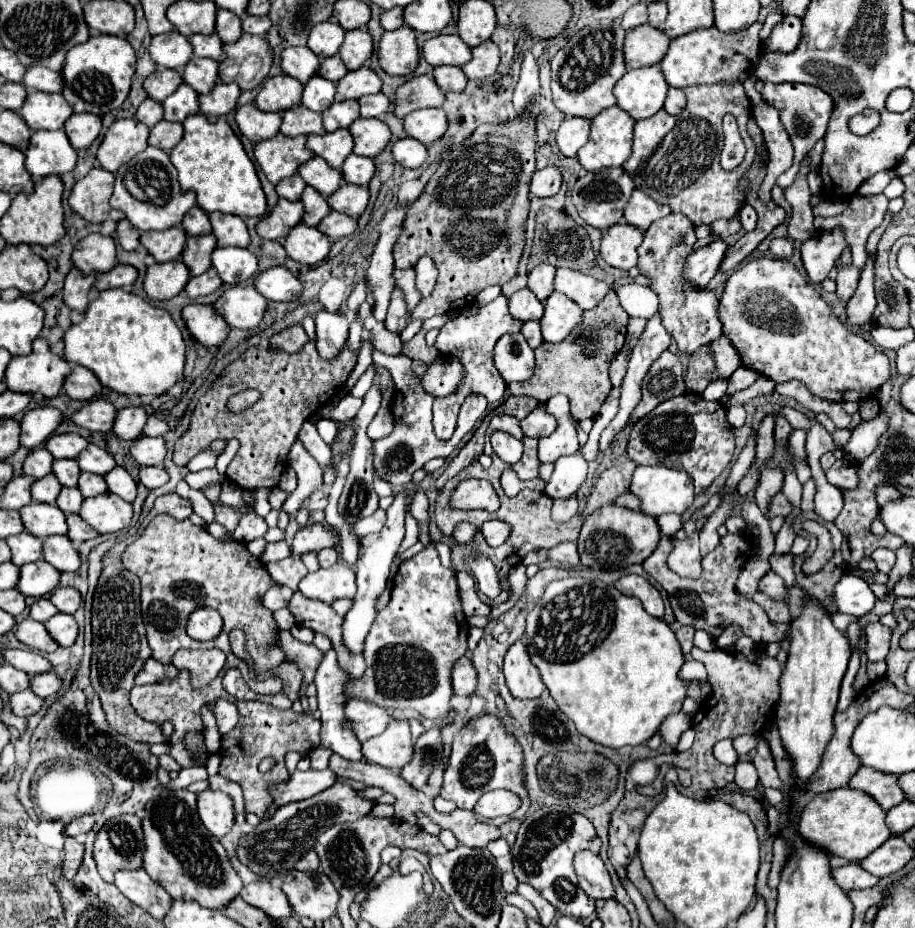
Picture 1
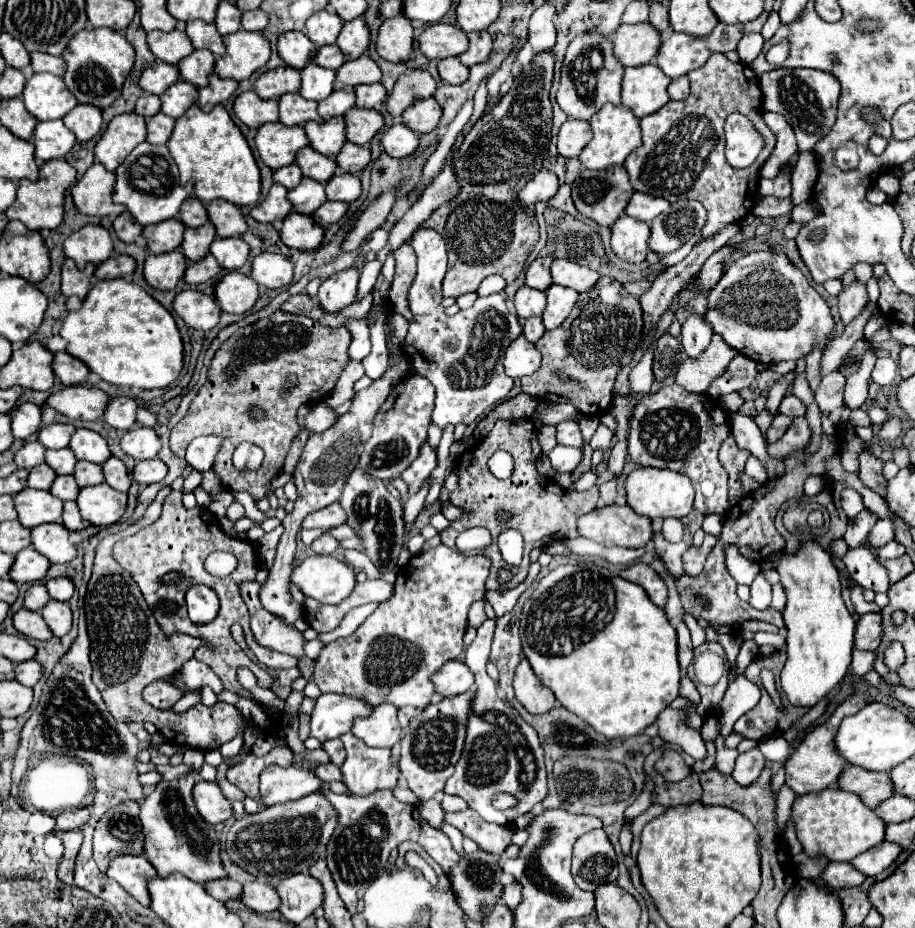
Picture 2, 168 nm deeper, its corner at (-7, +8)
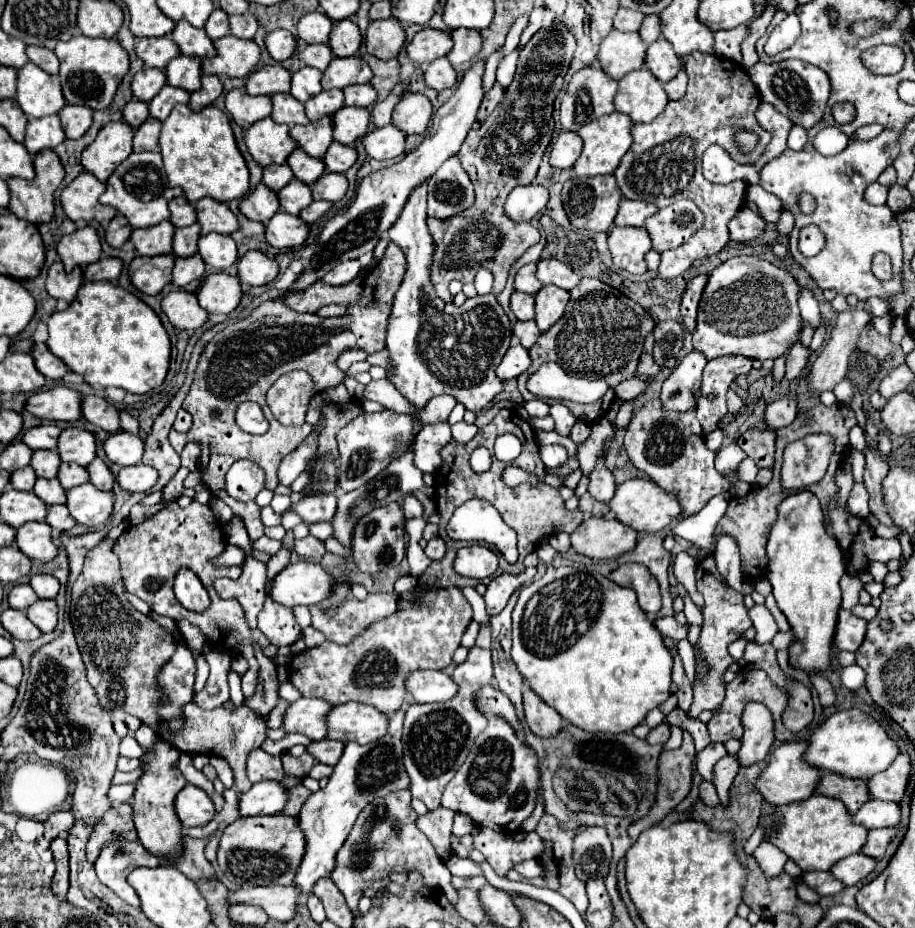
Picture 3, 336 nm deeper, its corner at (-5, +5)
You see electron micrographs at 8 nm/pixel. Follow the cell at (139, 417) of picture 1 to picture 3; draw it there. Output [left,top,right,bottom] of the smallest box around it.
[82,395,120,433]

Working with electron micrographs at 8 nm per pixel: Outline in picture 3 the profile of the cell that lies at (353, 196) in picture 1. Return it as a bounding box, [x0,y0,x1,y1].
[312,173,348,201]

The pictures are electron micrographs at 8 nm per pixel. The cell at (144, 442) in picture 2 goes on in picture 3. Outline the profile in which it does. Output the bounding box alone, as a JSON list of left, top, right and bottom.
[104,431,144,465]

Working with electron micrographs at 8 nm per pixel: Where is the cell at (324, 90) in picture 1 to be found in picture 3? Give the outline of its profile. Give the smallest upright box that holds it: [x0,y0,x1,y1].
[292,67,322,103]

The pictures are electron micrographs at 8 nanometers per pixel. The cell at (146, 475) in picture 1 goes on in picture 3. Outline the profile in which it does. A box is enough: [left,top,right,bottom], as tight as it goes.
[116,465,158,493]

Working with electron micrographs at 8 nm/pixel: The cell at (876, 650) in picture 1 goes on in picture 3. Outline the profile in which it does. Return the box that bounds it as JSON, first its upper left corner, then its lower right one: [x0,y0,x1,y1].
[834,609,868,653]

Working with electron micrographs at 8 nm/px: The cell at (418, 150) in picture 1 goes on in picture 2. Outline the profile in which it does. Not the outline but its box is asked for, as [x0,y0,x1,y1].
[380,124,418,158]

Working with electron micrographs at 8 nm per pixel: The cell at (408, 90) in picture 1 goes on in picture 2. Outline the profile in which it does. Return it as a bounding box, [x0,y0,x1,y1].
[386,70,436,118]

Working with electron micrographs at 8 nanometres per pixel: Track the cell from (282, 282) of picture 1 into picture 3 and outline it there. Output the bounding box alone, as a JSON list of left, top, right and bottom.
[238,251,278,287]

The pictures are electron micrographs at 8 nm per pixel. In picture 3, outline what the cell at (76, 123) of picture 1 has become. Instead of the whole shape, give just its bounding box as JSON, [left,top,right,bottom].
[60,105,92,139]

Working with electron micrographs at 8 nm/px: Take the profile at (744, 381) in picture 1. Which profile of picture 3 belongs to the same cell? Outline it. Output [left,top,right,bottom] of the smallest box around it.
[698,355,752,435]

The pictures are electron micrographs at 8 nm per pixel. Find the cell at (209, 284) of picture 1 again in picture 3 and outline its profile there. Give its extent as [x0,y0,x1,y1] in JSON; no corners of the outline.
[172,255,206,287]

